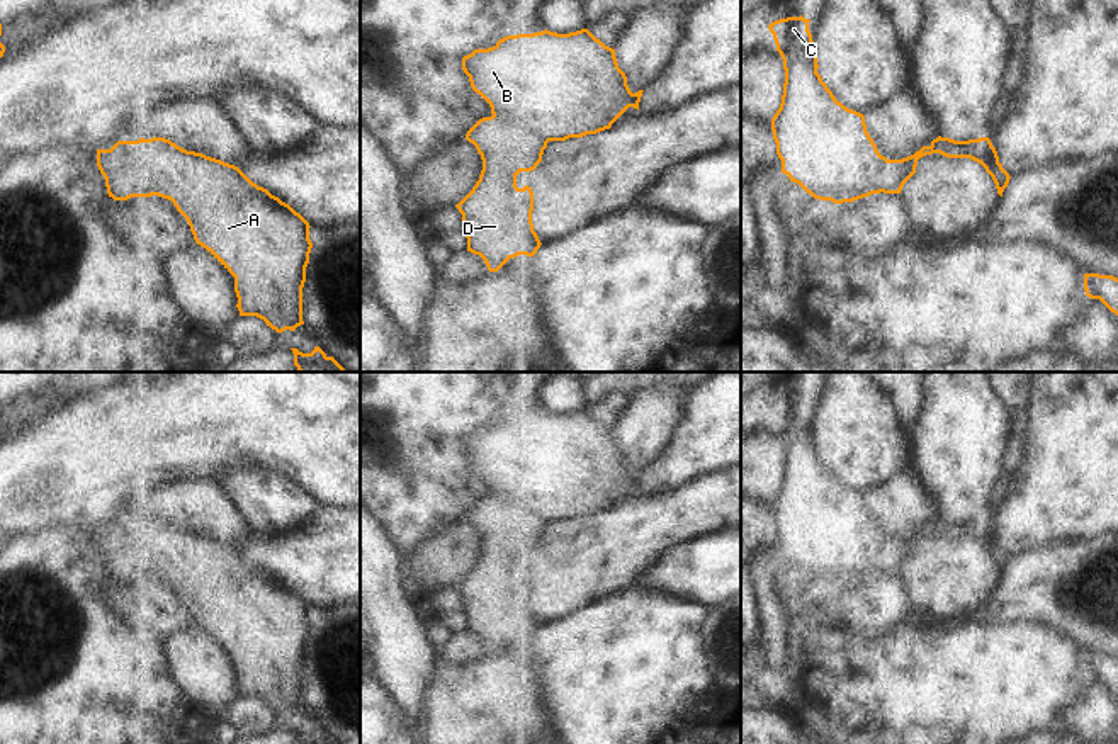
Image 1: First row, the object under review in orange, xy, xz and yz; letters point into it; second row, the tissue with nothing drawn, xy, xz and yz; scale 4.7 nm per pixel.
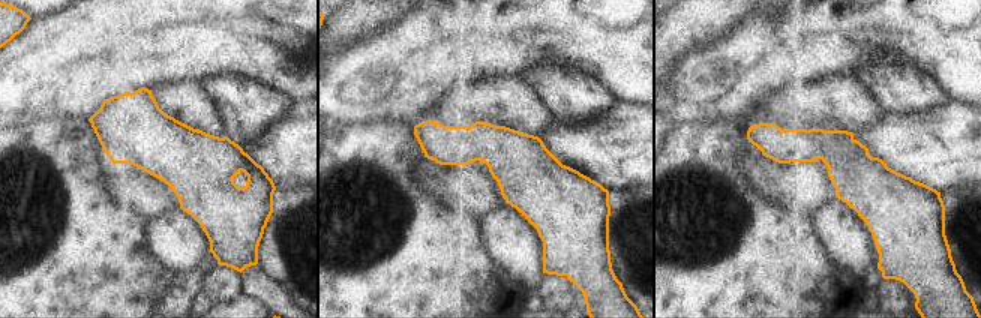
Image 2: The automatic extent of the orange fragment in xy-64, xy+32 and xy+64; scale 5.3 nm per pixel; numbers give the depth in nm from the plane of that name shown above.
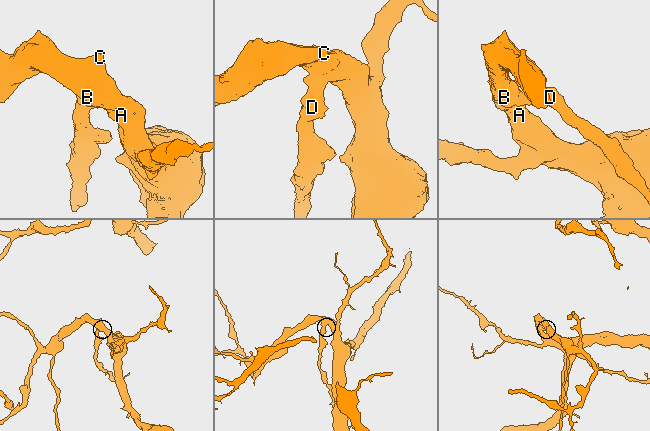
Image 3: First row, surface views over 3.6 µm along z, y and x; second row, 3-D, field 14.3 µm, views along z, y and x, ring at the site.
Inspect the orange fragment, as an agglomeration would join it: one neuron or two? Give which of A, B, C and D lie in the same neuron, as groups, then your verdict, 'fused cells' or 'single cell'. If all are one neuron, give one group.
A B C / D | fused cells

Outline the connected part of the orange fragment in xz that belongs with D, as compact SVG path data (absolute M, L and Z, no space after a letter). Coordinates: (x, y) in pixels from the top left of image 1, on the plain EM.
M483 498L466 515L481 535L483 550L472 571L455 586L462 595L467 632L479 635L489 652L498 652L510 639L534 637L540 620L534 612L534 572L517 567L520 552L532 552L542 542L547 523L537 518L537 501Z

